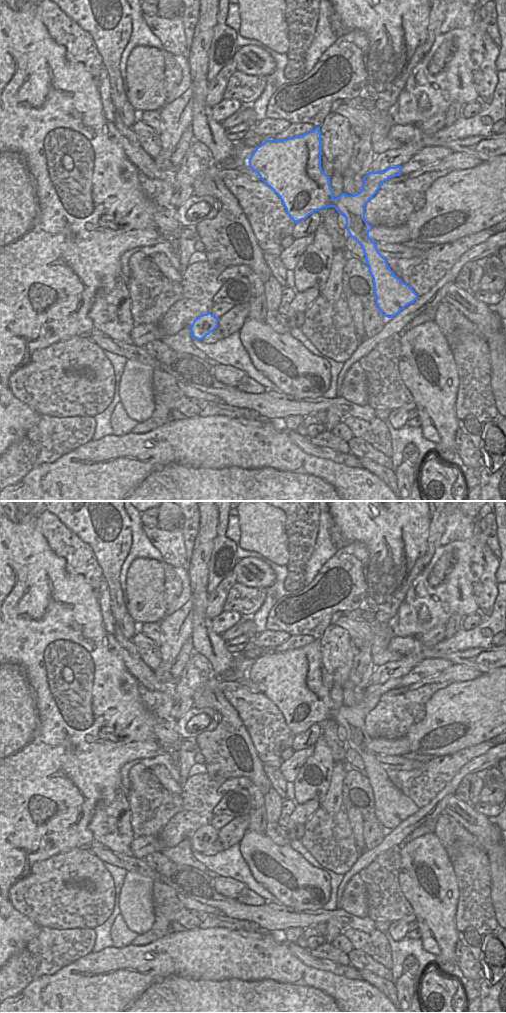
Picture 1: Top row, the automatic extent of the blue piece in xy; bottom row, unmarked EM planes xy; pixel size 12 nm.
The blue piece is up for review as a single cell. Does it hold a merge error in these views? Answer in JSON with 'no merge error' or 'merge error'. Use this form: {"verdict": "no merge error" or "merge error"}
{"verdict": "no merge error"}

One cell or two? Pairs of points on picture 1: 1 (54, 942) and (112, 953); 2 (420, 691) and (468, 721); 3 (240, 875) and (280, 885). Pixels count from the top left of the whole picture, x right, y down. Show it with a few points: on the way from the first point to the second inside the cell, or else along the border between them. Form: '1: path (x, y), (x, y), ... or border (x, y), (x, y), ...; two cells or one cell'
1: border (91, 951), (71, 963); two cells
2: border (450, 684), (438, 689), (423, 704); two cells
3: border (243, 858), (252, 876), (272, 894); two cells

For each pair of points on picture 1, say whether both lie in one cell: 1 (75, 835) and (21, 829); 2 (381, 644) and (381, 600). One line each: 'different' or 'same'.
1: same
2: different

